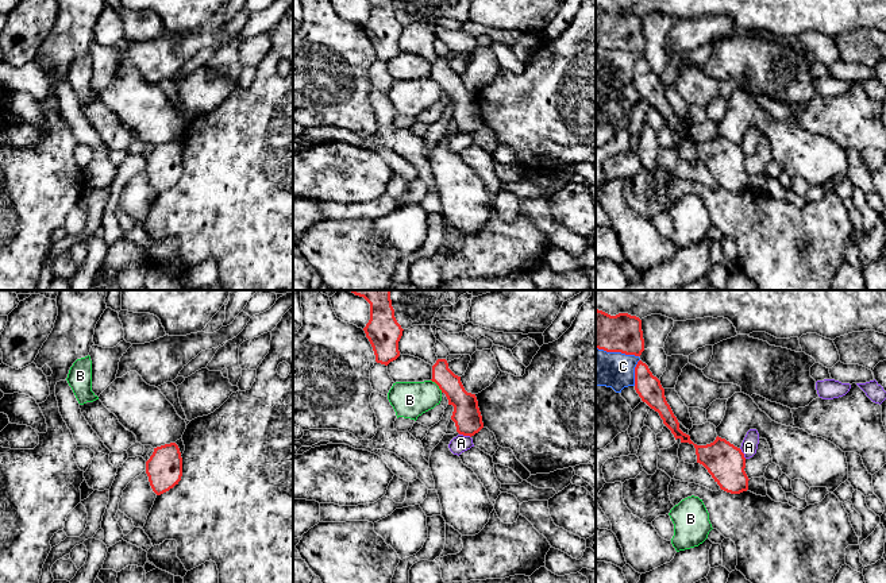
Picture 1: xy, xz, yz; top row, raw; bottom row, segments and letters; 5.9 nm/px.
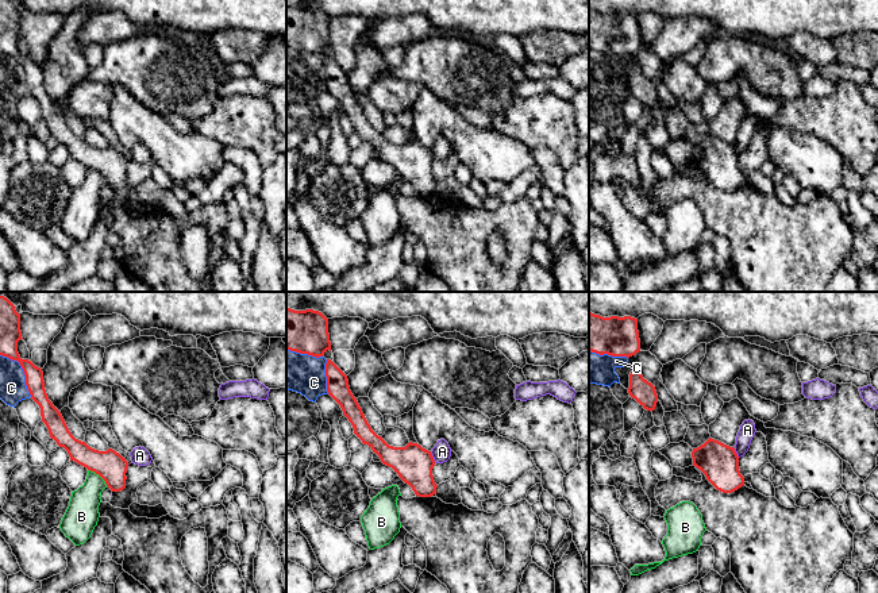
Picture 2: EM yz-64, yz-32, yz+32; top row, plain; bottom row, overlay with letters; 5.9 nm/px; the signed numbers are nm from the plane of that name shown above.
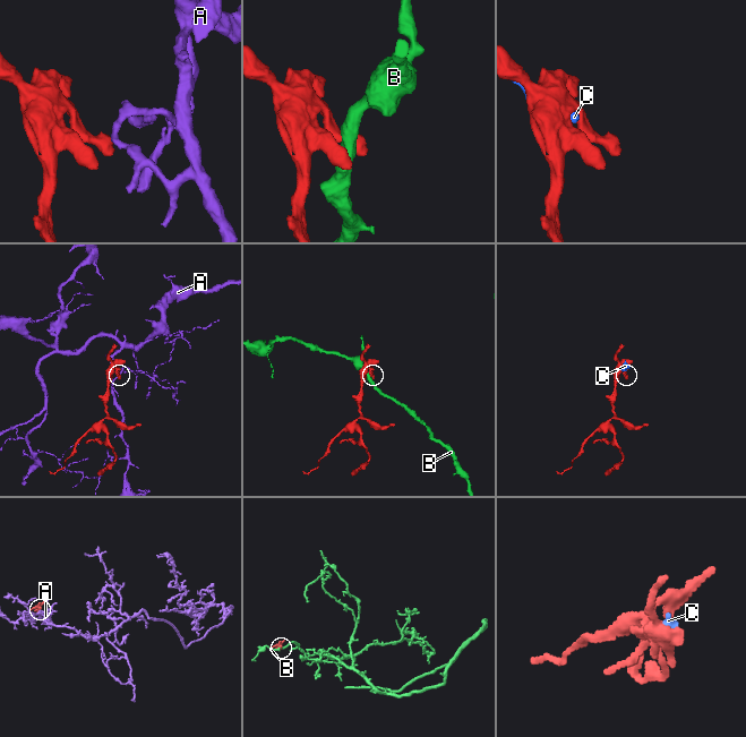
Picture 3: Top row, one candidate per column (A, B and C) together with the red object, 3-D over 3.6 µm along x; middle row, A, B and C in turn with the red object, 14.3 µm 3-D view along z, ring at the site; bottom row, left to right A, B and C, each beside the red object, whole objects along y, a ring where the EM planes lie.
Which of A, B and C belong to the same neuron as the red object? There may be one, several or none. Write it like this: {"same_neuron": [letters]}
{"same_neuron": []}

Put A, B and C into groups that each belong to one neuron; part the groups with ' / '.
A / B / C

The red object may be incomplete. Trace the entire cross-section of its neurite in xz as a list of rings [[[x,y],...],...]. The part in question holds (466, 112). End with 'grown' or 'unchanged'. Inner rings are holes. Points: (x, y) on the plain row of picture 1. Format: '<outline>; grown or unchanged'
[[[438,57],[432,63],[432,80],[446,92],[448,103],[454,104],[451,117],[457,130],[463,134],[474,134],[484,126],[482,113],[475,92],[467,90],[446,57]]]; unchanged

